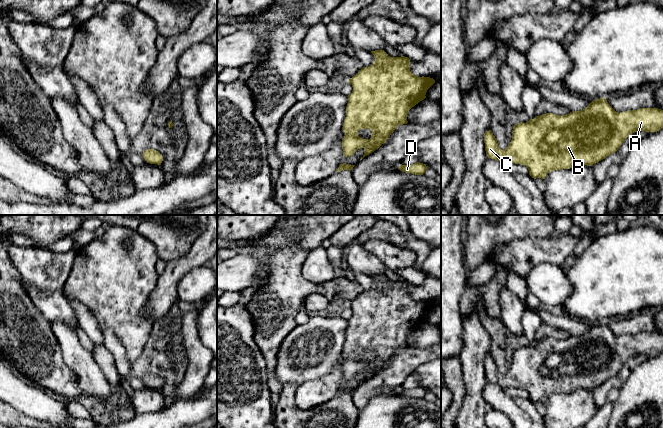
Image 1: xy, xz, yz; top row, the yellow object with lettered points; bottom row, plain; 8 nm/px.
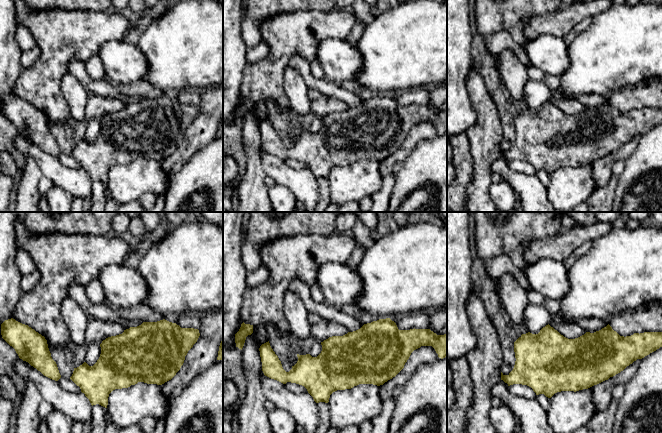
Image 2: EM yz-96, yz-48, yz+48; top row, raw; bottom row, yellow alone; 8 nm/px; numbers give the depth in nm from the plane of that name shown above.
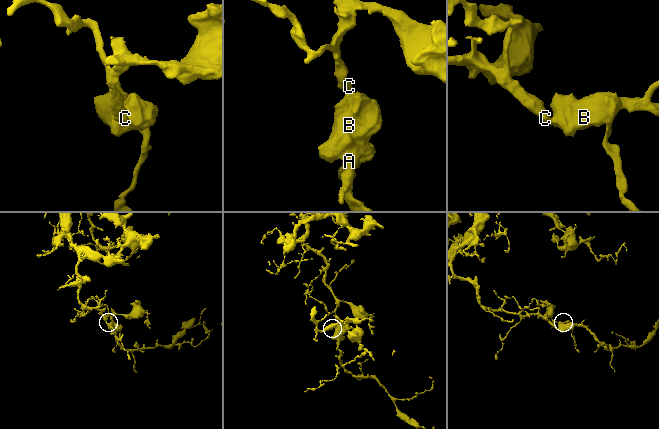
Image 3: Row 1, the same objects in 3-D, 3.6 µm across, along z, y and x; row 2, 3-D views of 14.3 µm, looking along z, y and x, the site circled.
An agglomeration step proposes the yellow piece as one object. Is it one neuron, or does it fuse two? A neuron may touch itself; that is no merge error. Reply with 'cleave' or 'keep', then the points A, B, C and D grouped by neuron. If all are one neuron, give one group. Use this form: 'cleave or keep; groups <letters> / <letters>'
keep; groups A B C D

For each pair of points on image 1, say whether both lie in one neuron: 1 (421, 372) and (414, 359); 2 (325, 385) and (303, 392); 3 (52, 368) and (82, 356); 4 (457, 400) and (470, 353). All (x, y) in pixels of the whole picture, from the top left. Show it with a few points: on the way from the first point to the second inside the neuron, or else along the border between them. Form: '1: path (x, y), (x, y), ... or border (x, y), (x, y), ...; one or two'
1: border (430, 360), (420, 364), (413, 371); two
2: path (320, 390), (308, 392); one
3: border (57, 341), (64, 363), (75, 375), (78, 382); two
4: border (458, 357), (465, 388), (462, 404); two

